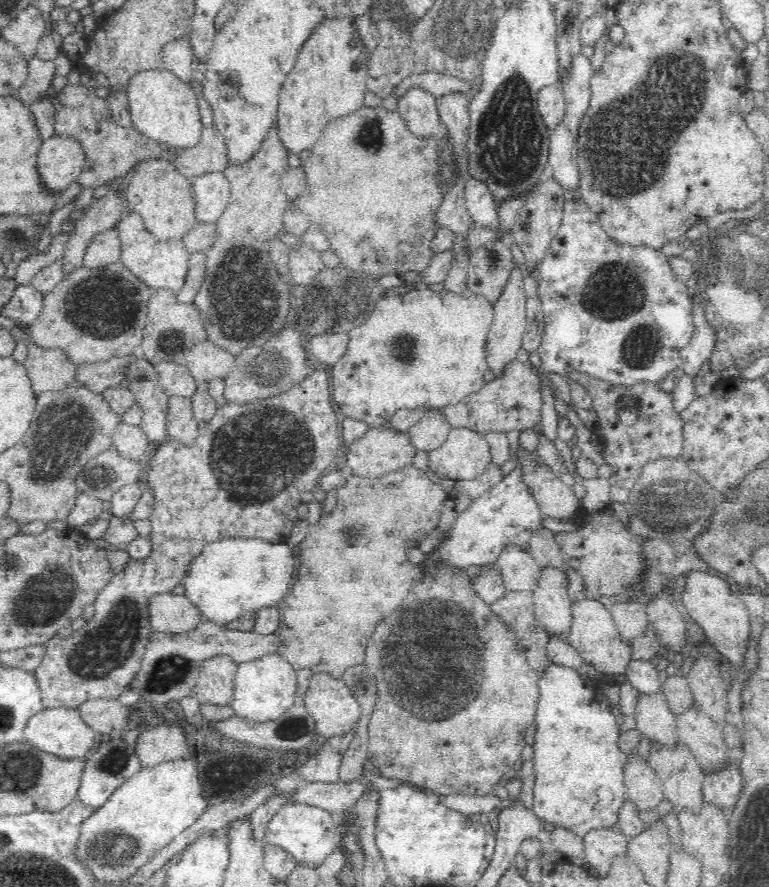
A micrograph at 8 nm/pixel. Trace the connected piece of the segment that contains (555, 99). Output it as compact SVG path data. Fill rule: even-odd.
M555 84L546 85L536 92L536 108L544 127L552 130L562 122L566 110L565 97Z

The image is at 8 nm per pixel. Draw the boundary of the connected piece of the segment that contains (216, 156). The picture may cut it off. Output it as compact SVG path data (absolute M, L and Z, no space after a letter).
M202 108L204 142L200 146L192 146L184 158L180 158L180 172L184 174L204 174L204 170L220 170L224 166L224 158L229 157L229 150L224 150L224 137L213 122L213 108Z

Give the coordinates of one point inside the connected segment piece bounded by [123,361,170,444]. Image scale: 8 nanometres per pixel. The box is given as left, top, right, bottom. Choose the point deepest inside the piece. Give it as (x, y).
(141, 380)

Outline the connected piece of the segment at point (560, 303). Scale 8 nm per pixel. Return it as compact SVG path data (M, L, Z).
M577 197L565 202L563 218L548 256L538 266L537 292L543 304L543 339L537 350L542 368L566 373L577 370L621 387L659 384L679 368L681 353L694 332L686 284L676 282L666 256L649 247L618 245L600 228L597 215Z

